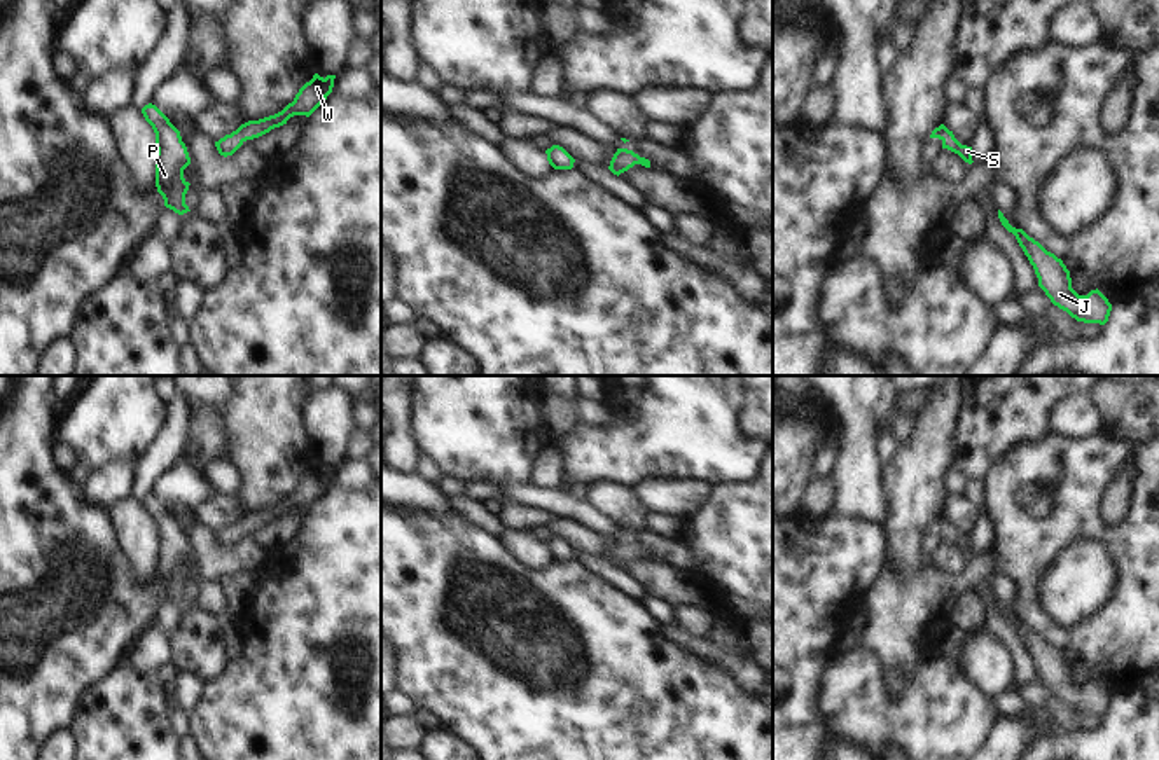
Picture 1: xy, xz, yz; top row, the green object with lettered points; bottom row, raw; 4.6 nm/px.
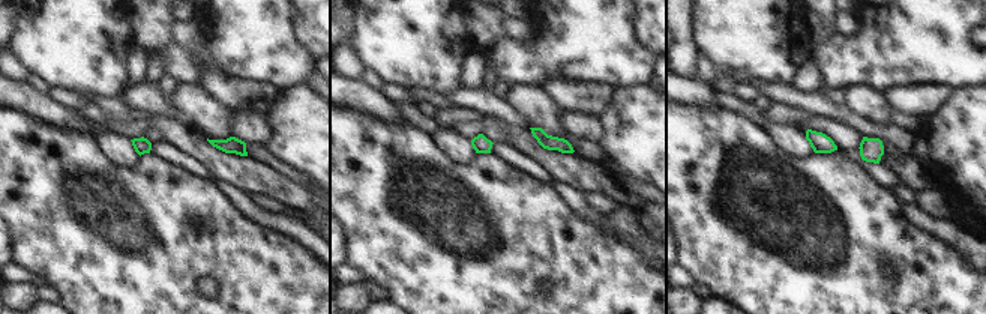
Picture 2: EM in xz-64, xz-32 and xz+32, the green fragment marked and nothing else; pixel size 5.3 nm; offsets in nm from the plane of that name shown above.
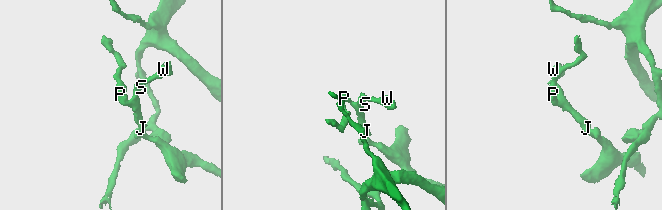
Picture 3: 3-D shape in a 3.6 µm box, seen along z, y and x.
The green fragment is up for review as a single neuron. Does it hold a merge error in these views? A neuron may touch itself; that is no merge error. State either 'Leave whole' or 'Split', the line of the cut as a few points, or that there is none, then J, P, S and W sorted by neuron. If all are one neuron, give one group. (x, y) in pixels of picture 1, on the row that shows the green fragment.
Leave whole. No split. Groups: J P S W

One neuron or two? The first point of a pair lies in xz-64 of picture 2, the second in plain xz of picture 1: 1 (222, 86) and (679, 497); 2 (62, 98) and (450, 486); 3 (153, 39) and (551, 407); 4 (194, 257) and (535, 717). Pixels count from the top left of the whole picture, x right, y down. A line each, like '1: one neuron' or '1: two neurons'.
1: one neuron
2: one neuron
3: one neuron
4: one neuron

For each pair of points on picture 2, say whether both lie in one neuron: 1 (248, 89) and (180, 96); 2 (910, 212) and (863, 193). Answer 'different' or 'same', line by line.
1: different
2: different

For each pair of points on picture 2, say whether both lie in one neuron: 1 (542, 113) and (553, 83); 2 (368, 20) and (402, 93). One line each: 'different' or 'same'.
1: different
2: different

